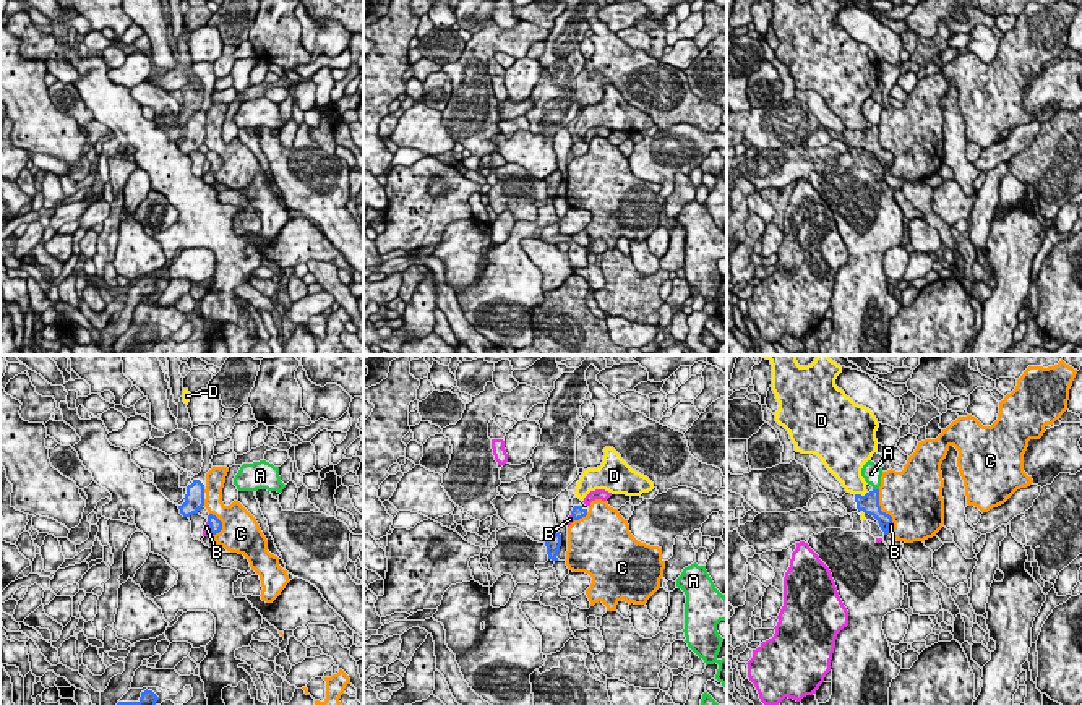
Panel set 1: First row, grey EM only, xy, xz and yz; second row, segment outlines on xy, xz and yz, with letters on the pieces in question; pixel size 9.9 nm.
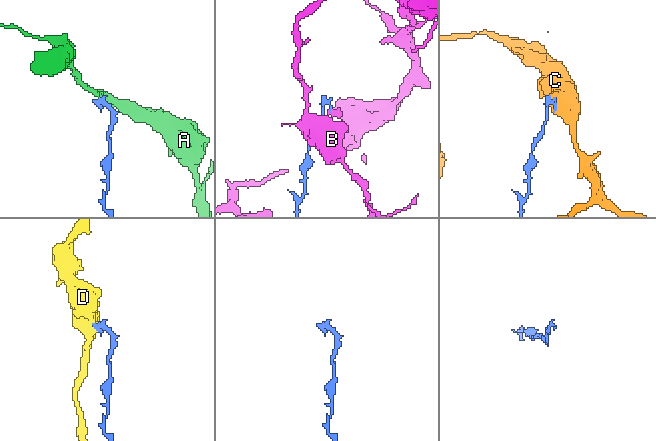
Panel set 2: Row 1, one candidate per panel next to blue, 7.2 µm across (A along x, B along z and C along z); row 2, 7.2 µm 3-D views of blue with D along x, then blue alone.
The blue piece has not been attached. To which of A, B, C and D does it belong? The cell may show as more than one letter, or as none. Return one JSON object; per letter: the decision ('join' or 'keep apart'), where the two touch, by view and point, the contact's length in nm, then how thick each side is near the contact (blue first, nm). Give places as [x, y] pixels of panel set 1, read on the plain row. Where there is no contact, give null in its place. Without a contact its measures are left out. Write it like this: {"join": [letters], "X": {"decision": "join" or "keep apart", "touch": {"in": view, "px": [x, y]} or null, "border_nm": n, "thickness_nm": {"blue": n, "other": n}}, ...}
{"join": [], "A": {"decision": "keep apart", "touch": {"in": "yz", "px": [876, 127]}, "border_nm": 70, "thickness_nm": {"blue": 190, "other": 190}}, "B": {"decision": "keep apart", "touch": {"in": "xy", "px": [210, 166]}, "border_nm": 130, "thickness_nm": {"blue": 130, "other": 60}}, "C": {"decision": "keep apart", "touch": {"in": "yz", "px": [880, 143]}, "border_nm": 360, "thickness_nm": {"blue": 190, "other": 460}}, "D": {"decision": "keep apart", "touch": {"in": "yz", "px": [860, 132]}, "border_nm": 130, "thickness_nm": {"blue": 190, "other": 240}}}

